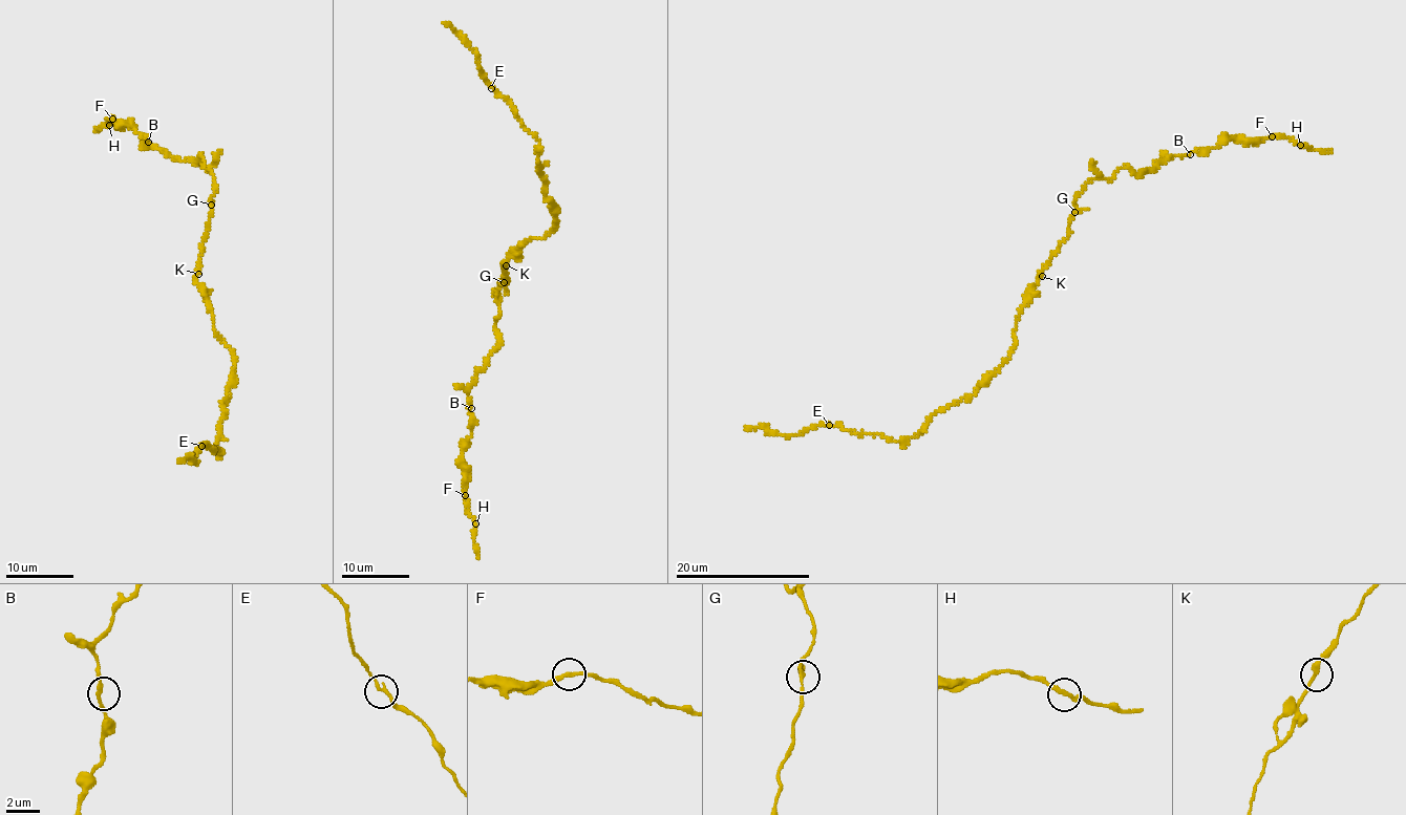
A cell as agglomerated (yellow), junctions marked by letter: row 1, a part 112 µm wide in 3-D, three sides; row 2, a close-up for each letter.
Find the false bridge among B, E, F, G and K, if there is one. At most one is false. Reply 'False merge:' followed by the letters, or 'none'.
False merge: none

